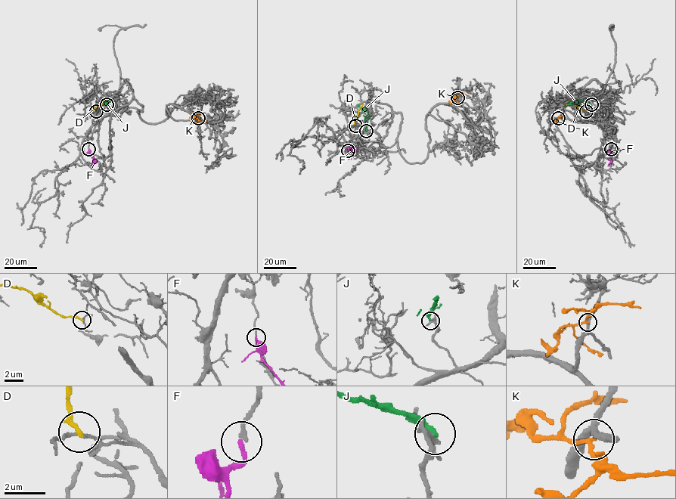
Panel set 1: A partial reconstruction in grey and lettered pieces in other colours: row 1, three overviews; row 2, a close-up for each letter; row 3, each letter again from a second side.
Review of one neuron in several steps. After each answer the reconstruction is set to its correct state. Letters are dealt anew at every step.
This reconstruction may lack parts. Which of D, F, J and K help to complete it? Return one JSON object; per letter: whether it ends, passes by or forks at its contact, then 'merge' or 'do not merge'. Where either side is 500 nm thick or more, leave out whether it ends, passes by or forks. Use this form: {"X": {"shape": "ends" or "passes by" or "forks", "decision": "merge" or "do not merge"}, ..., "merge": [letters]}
{"D": {"shape": "ends", "decision": "do not merge"}, "F": {"shape": "ends", "decision": "merge"}, "J": {"shape": "ends", "decision": "do not merge"}, "K": {"shape": "passes by", "decision": "do not merge"}, "merge": ["F"]}

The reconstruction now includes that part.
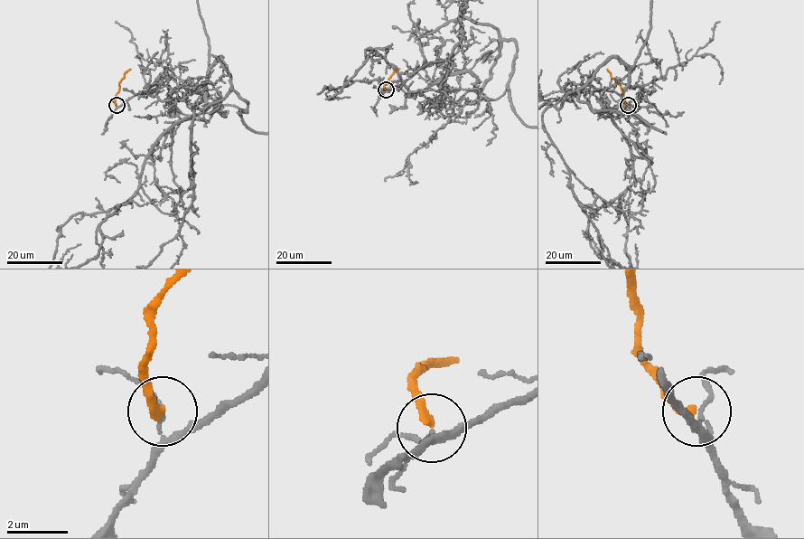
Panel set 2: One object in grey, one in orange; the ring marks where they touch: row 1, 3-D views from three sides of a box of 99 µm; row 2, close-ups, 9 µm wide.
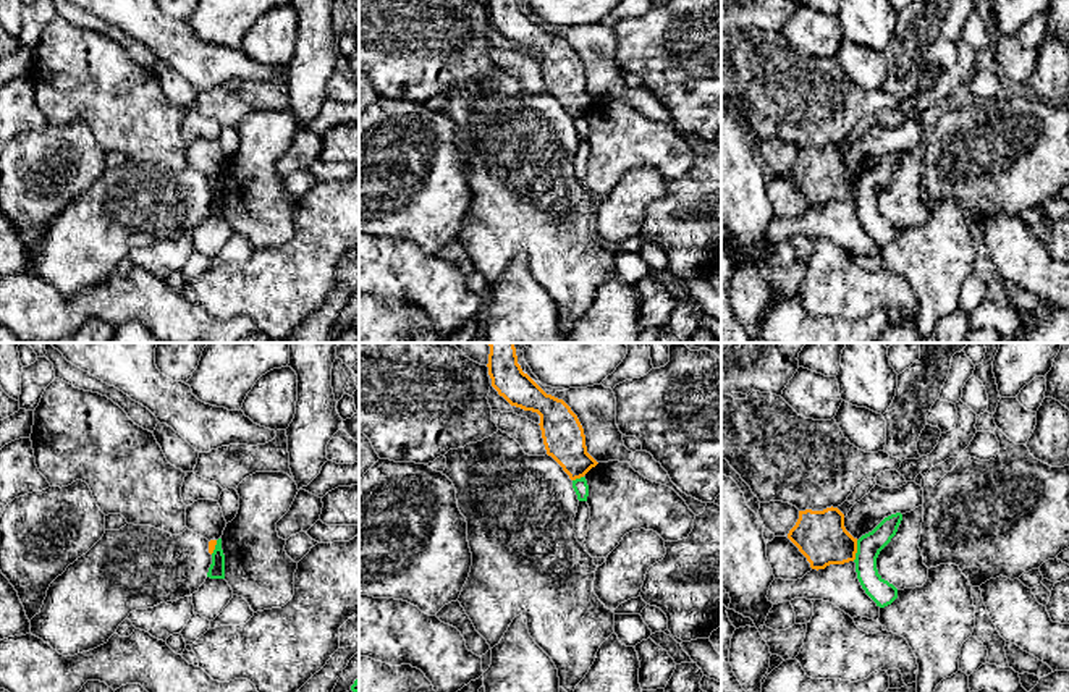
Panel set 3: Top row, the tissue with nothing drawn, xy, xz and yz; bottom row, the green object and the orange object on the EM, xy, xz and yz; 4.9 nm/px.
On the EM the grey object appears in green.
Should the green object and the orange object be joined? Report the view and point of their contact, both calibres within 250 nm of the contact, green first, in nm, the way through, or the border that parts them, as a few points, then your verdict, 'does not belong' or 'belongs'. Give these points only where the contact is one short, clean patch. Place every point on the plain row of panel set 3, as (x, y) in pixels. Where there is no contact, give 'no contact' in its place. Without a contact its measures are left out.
contact yz (857, 188); calibres 120 and 260 nm; border yz (857, 178), (853, 198); does not belong

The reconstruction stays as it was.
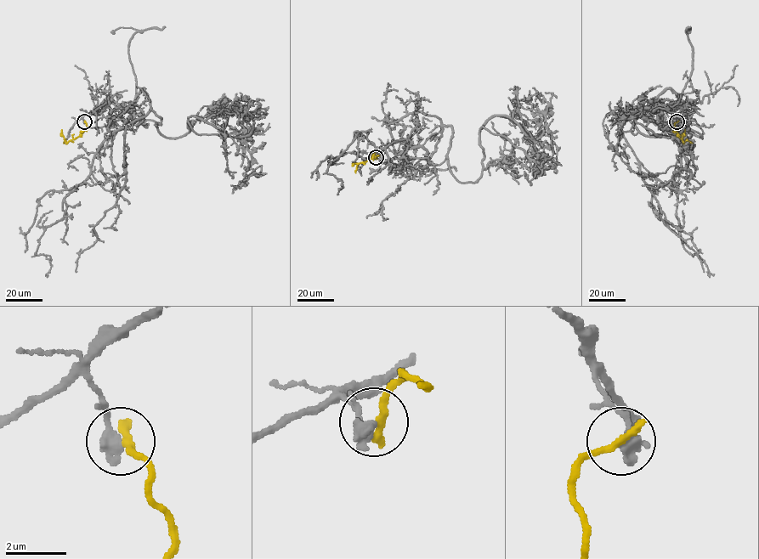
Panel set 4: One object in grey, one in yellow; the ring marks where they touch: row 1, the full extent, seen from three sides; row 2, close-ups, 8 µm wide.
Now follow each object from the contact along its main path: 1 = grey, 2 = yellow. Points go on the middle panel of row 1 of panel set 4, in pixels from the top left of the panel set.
1: (376, 158), (417, 111), (451, 127), (460, 182), (481, 176), (482, 127), (543, 166), (552, 136), (535, 133)
2: (376, 158), (379, 155), (353, 166)

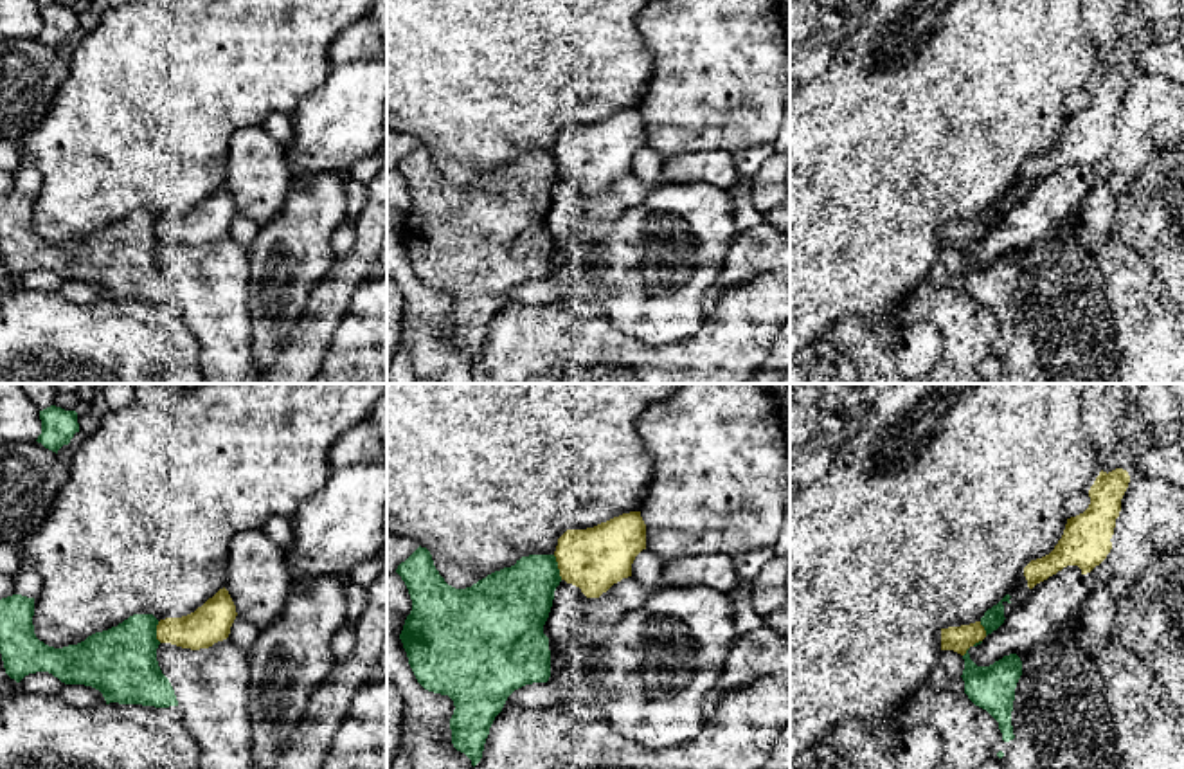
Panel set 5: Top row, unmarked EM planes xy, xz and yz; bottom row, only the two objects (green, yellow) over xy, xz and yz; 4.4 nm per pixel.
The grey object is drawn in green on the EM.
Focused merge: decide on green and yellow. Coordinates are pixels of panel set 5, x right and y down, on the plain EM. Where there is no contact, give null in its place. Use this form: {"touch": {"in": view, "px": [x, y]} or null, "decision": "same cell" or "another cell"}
{"touch": {"in": "xz", "px": [556, 164]}, "decision": "another cell"}

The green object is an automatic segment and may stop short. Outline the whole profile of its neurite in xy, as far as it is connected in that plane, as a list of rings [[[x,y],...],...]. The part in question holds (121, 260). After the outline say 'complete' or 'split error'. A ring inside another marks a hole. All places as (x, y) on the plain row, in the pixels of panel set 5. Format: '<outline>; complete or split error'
[[[13,191],[0,196],[0,250],[5,270],[16,279],[29,270],[49,268],[65,281],[99,286],[106,301],[178,303],[157,258],[160,238],[153,211],[133,211],[63,245],[36,234],[32,213],[34,195]]]; complete

